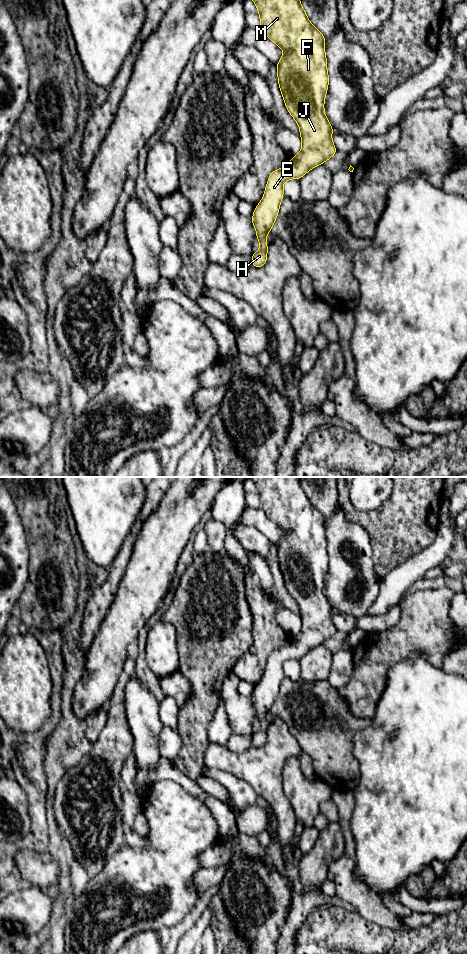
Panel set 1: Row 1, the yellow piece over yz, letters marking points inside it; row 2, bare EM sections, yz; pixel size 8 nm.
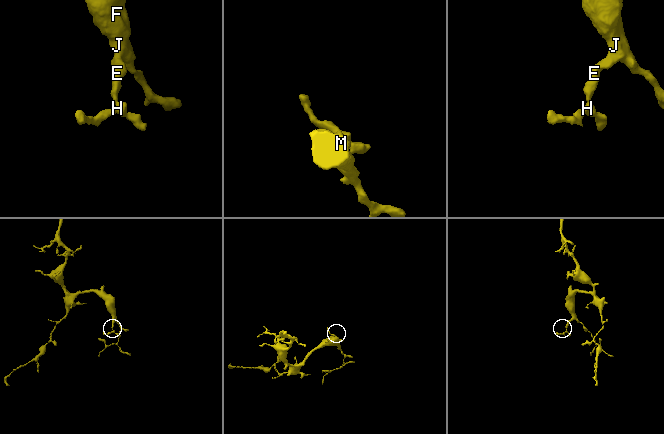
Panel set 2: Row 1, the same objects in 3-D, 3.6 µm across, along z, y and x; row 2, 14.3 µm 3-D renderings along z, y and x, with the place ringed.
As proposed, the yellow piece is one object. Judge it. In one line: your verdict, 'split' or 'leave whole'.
leave whole

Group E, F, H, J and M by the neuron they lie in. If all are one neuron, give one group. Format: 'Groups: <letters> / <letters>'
Groups: E F H J M

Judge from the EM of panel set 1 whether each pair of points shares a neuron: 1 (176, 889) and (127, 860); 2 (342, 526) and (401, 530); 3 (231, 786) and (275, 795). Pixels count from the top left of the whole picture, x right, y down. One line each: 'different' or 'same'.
1: same
2: different
3: different

